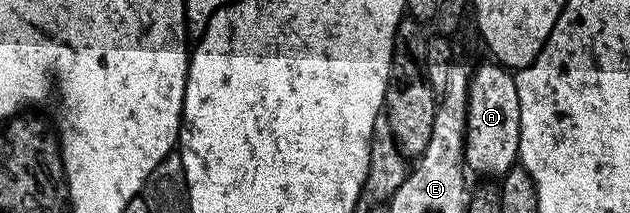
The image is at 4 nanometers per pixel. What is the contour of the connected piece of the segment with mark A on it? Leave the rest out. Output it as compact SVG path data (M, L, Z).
M497 61L482 62L470 74L470 83L466 91L466 148L464 162L478 174L491 174L491 179L501 179L503 174L515 169L520 148L520 96L516 96L516 80L507 67Z

